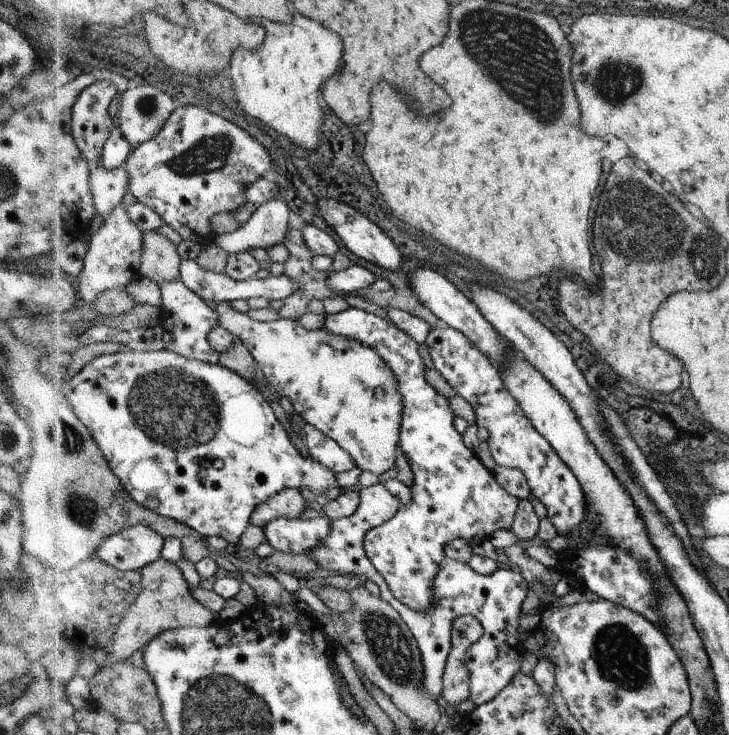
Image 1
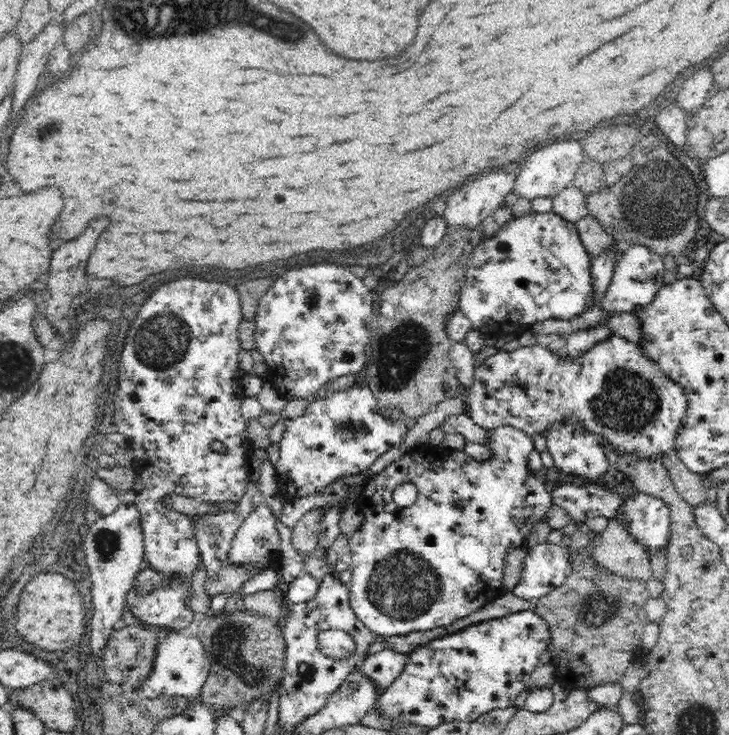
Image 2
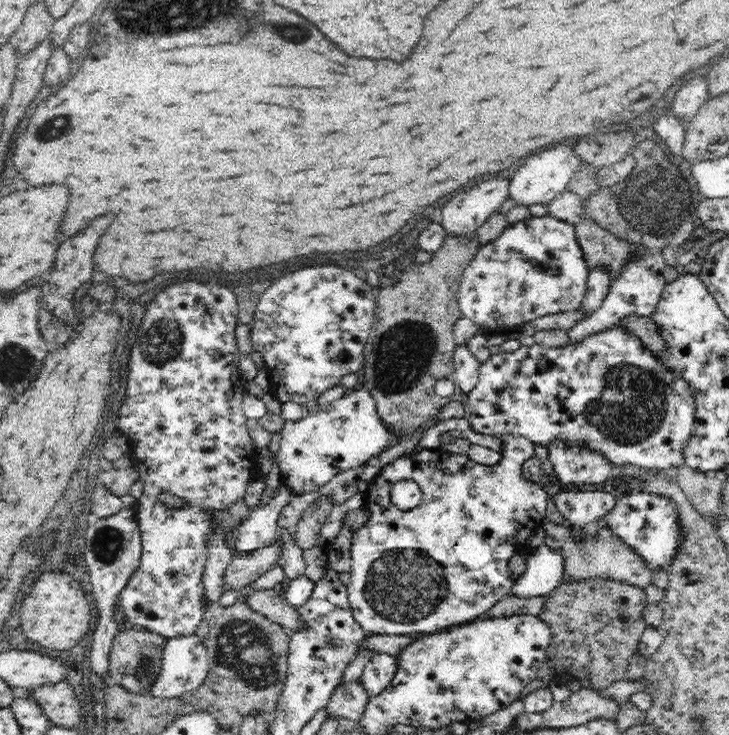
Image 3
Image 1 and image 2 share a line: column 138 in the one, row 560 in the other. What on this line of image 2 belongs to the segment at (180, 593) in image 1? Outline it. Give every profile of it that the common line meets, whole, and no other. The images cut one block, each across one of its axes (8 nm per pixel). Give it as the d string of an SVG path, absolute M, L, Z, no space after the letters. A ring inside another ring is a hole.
M618 516L610 519L606 528L596 536L591 552L620 576L639 576L647 581L652 575L650 556L654 550L638 542L626 519L618 519Z

